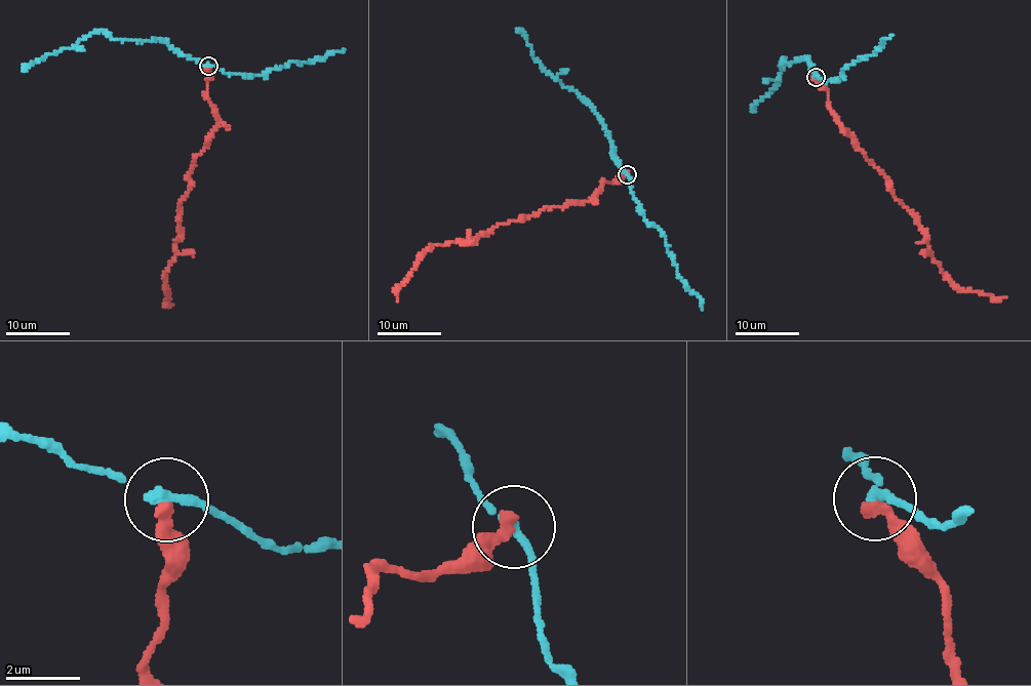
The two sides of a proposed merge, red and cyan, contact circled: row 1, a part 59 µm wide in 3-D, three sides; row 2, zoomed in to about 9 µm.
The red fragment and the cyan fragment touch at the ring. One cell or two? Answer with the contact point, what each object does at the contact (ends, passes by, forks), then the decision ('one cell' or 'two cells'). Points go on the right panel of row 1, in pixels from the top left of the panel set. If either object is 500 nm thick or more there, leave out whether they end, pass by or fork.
(816, 77) | red ends | cyan passes by | two cells

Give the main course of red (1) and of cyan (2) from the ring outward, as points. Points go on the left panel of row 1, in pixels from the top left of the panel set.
1: (208, 66), (205, 96), (220, 120), (196, 156), (181, 199), (180, 234), (165, 279), (167, 305), (172, 304)
2: (208, 66), (181, 54), (164, 41), (154, 38), (150, 41), (115, 40), (102, 31), (95, 30), (23, 70)

